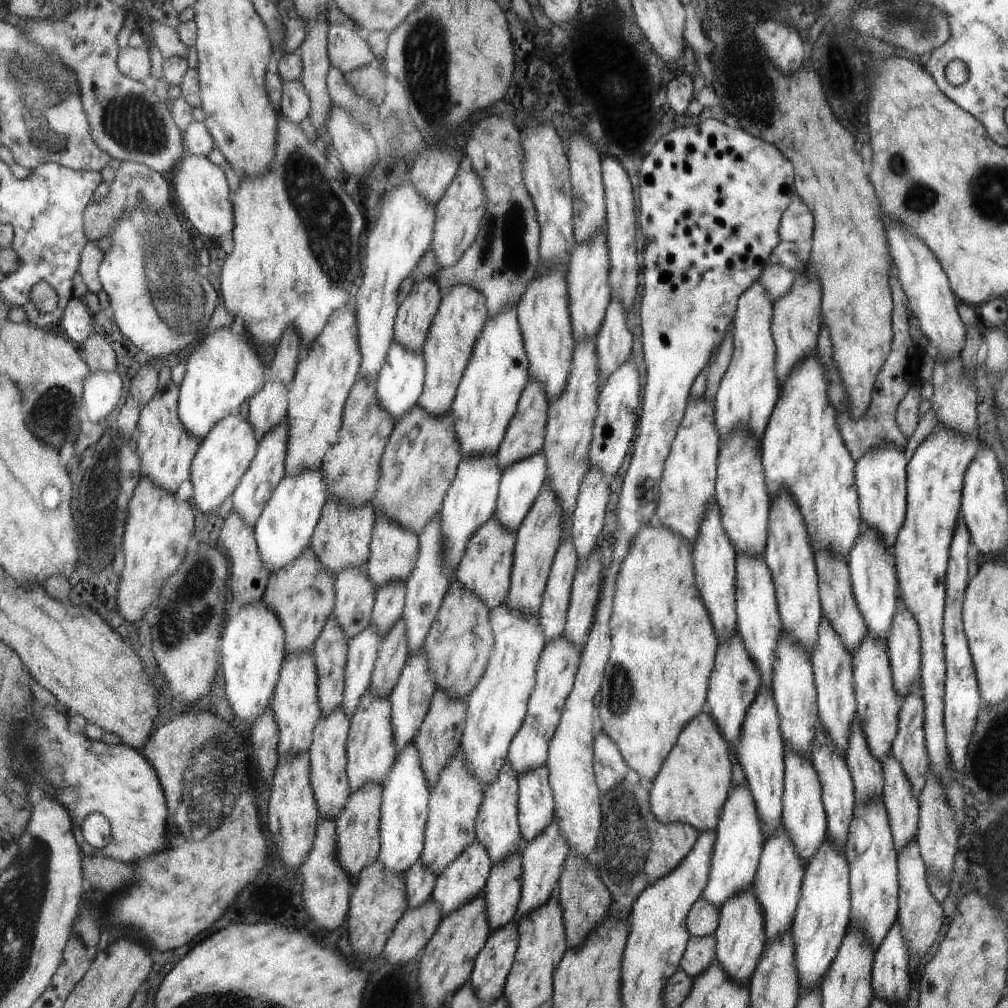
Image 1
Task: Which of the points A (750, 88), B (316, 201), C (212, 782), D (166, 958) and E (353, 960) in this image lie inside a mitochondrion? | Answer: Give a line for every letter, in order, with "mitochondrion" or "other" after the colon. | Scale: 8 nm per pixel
A: mitochondrion
B: mitochondrion
C: mitochondrion
D: other
E: other

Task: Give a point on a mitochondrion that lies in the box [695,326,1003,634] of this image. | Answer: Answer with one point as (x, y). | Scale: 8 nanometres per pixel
(958, 379)

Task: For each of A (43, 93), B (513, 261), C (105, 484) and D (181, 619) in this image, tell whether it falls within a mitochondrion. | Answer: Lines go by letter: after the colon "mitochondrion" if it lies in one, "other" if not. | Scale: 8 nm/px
A: mitochondrion
B: mitochondrion
C: mitochondrion
D: mitochondrion

